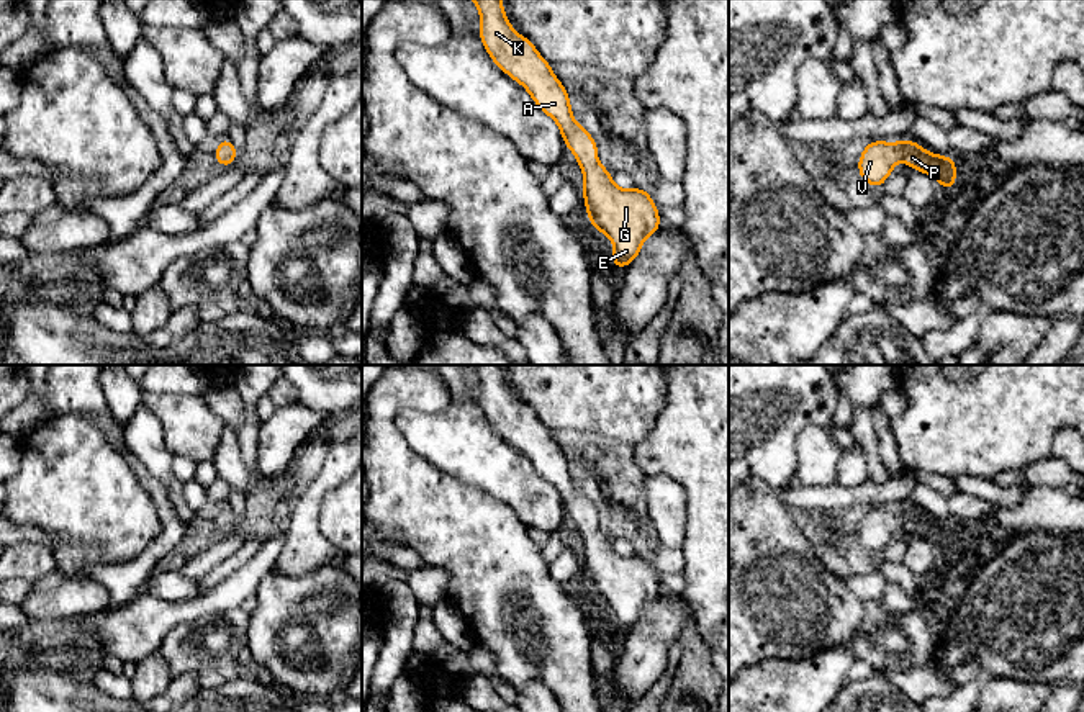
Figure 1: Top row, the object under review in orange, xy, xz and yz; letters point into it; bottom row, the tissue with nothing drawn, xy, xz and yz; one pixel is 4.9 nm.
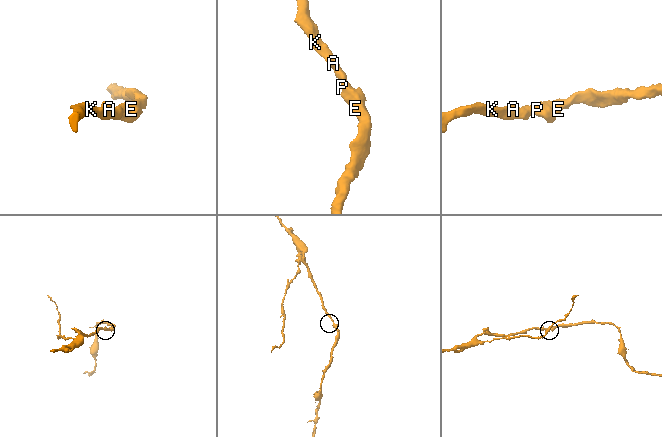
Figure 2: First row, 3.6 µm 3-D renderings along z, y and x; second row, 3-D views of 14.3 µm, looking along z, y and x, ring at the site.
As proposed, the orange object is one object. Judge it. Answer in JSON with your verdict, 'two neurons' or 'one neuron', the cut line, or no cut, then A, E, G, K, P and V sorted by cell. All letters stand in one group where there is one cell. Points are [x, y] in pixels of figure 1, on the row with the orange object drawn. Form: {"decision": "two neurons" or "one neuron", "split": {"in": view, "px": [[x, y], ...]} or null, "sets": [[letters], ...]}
{"decision": "one neuron", "split": null, "sets": [["A", "E", "G", "K", "P", "V"]]}

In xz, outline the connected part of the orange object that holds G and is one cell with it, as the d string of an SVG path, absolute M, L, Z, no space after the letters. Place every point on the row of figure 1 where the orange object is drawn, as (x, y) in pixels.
M472 0L480 10L478 34L491 61L521 83L539 110L560 129L565 146L583 169L583 200L588 221L604 232L612 246L612 267L630 265L644 241L660 231L658 206L642 188L622 190L611 172L598 162L598 142L575 121L570 93L526 36L511 26L503 0Z

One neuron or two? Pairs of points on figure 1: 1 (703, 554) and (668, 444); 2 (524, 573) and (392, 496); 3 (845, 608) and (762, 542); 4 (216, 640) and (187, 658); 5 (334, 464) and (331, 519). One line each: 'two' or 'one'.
1: one
2: one
3: one
4: one
5: two

